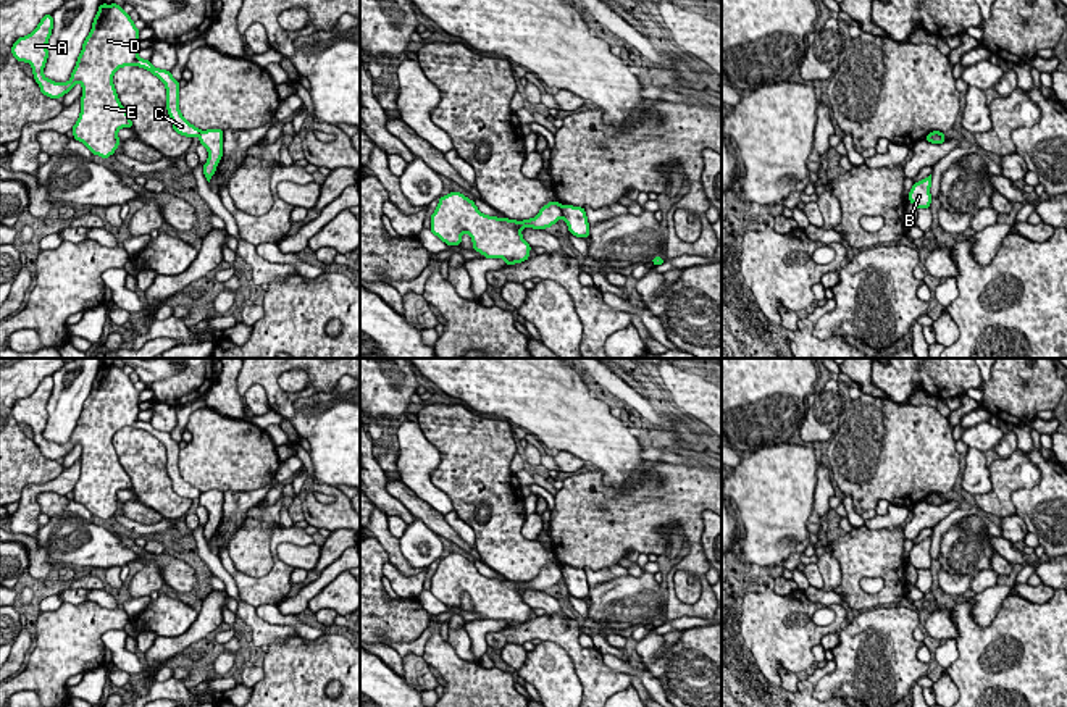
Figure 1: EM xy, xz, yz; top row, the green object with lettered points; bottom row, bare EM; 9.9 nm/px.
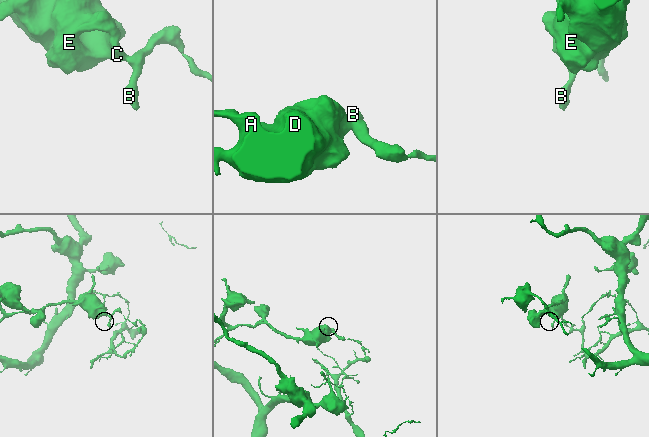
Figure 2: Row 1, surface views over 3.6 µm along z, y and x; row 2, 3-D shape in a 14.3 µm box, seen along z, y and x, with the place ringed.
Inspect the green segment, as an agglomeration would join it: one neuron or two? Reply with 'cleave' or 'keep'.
cleave

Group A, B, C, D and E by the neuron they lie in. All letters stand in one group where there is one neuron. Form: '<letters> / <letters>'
A C D E / B

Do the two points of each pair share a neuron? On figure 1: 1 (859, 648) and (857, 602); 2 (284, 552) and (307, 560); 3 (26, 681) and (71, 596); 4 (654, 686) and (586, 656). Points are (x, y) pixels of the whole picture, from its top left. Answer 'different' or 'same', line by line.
1: different
2: same
3: different
4: different

